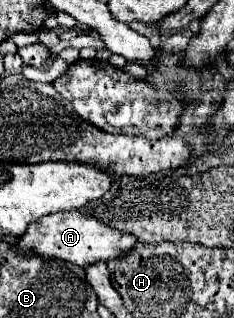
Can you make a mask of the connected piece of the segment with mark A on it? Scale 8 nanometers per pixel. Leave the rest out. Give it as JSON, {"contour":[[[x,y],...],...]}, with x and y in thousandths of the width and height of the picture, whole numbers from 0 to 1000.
{"contour":[[[329,660],[278,667],[278,673],[209,673],[192,686],[167,686],[141,698],[115,730],[73,761],[81,799],[158,799],[175,811],[252,811],[329,836],[380,836],[423,818],[474,818],[517,805],[534,786],[568,780],[585,755],[560,736],[483,723],[423,698],[397,679],[363,679]]]}

